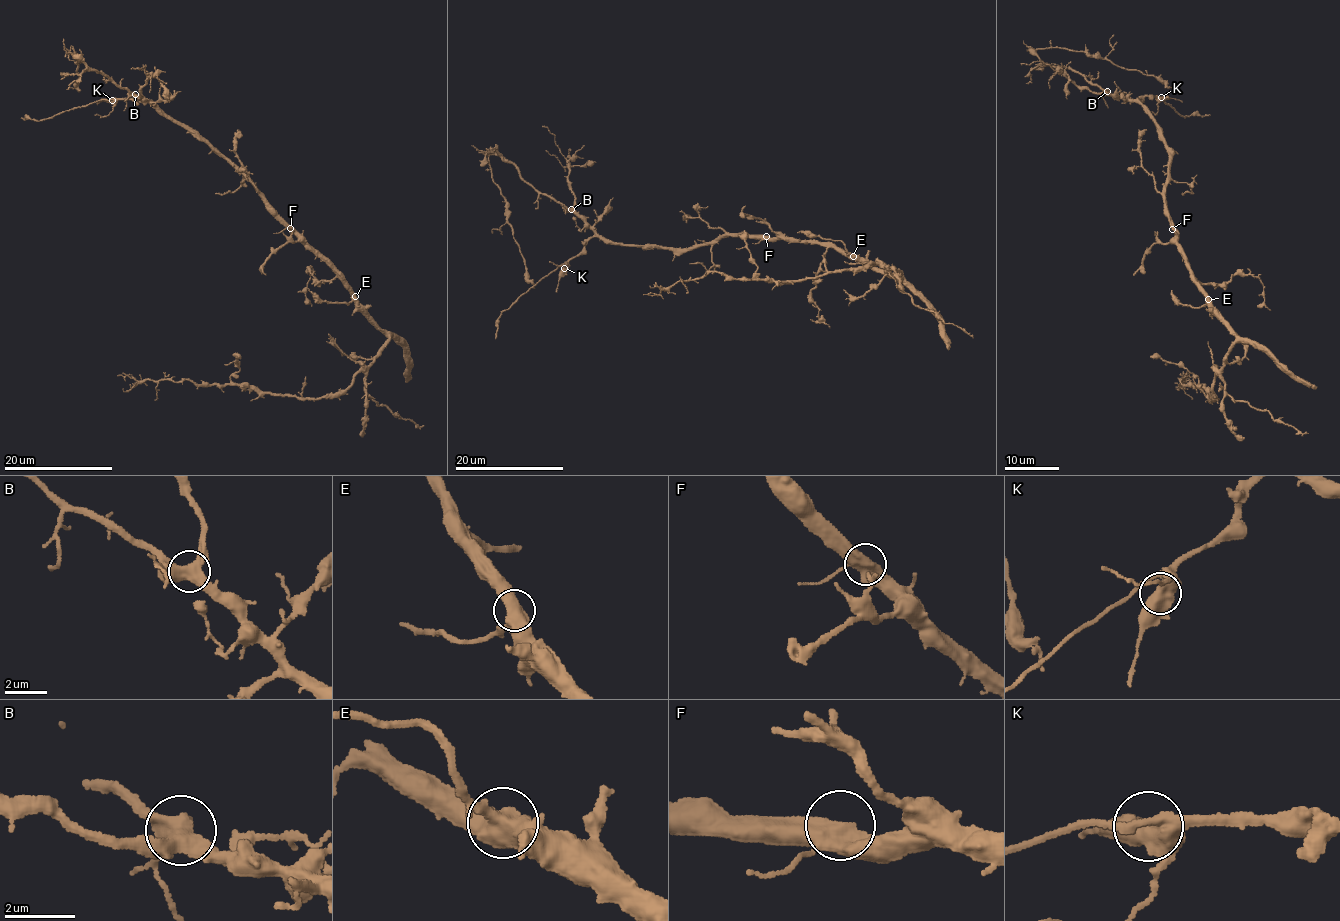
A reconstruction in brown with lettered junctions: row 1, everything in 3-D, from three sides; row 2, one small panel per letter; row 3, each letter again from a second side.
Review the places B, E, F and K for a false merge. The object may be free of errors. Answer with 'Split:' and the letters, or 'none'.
Split: none

